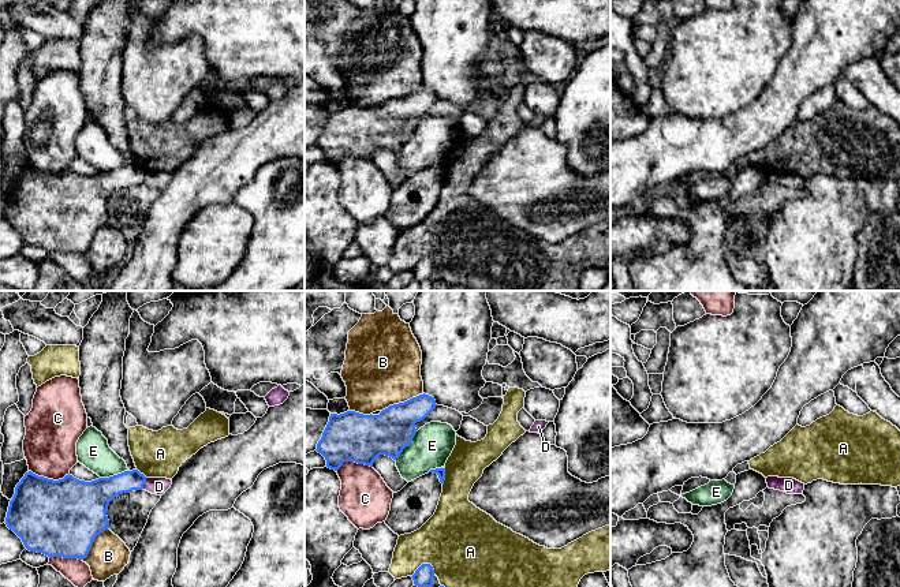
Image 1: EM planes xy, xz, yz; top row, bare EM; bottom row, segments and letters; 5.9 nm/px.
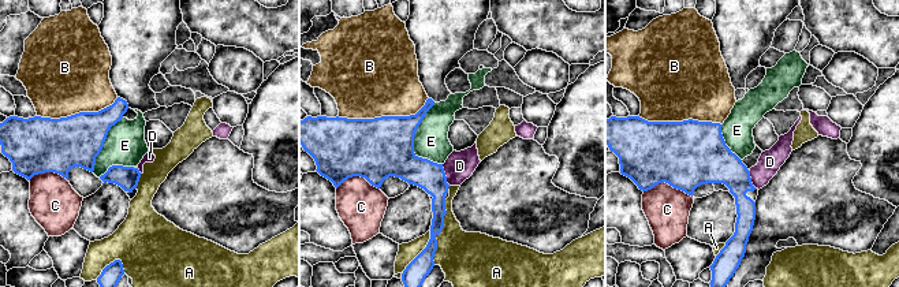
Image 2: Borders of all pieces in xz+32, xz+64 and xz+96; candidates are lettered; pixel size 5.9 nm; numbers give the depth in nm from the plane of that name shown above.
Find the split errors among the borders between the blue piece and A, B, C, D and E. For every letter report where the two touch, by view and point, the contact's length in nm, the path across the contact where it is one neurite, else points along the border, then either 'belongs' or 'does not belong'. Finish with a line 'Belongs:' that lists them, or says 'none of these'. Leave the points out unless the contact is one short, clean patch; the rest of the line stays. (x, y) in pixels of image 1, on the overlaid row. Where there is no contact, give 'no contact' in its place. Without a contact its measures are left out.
A: xz (422, 564) | 150 nm | does not belong
B: xz (402, 403) | 280 nm | does not belong
C: xy (49, 479) | 240 nm | does not belong
D: xy (144, 483) | 70 nm | along xy (146, 478), (142, 488) | does not belong
E: xz (406, 445) | 220 nm | along xz (417, 432), (395, 460) | does not belong
Belongs: none of these

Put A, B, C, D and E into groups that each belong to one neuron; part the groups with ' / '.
A / B / C / D / E

